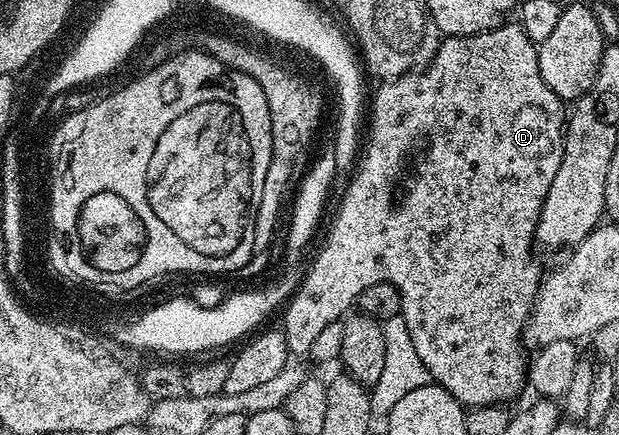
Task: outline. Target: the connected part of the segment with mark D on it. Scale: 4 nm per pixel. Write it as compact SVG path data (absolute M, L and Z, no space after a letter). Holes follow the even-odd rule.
M505 22L500 27L489 32L481 32L474 36L448 36L435 48L429 65L426 63L420 70L414 70L381 82L377 93L372 93L371 107L367 112L367 128L369 124L369 141L363 144L363 151L356 161L355 171L349 177L349 185L345 188L345 197L337 208L337 217L317 252L308 265L304 279L297 286L297 291L288 297L284 305L285 325L283 331L290 353L297 358L308 357L315 337L327 325L350 311L351 292L349 296L349 280L360 282L376 282L385 280L401 291L401 310L410 330L411 340L415 351L429 372L432 383L446 388L456 400L466 409L482 408L492 404L508 405L521 391L527 388L527 358L525 360L526 345L523 343L525 324L529 315L533 313L533 303L537 300L537 293L541 291L543 271L533 257L537 223L543 202L547 198L547 190L551 190L551 182L555 178L559 166L563 162L563 146L565 145L565 121L567 119L566 105L543 82L543 74L539 70L537 57L538 45L521 29L520 23ZM425 148L425 153L417 160L417 169L413 172L413 181L405 192L405 197L398 202L393 195L397 192L397 179L405 168L405 159L412 152Z

